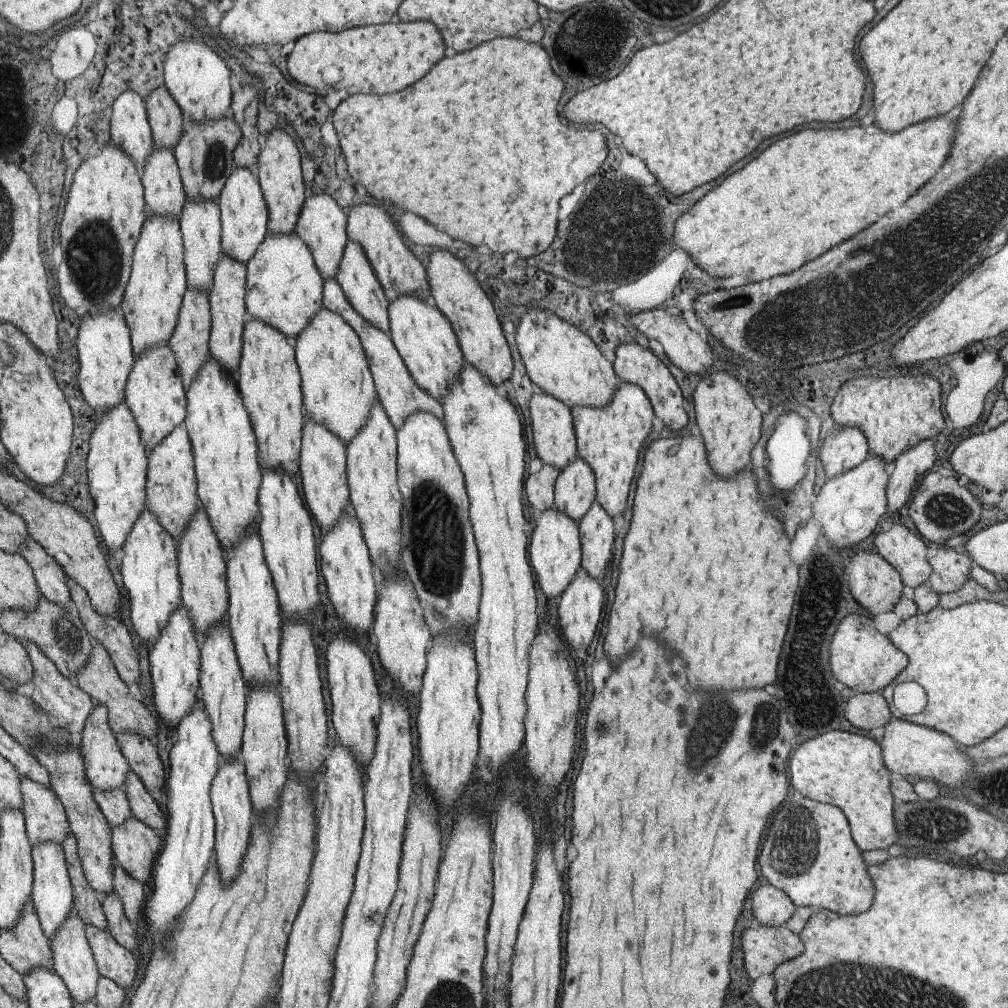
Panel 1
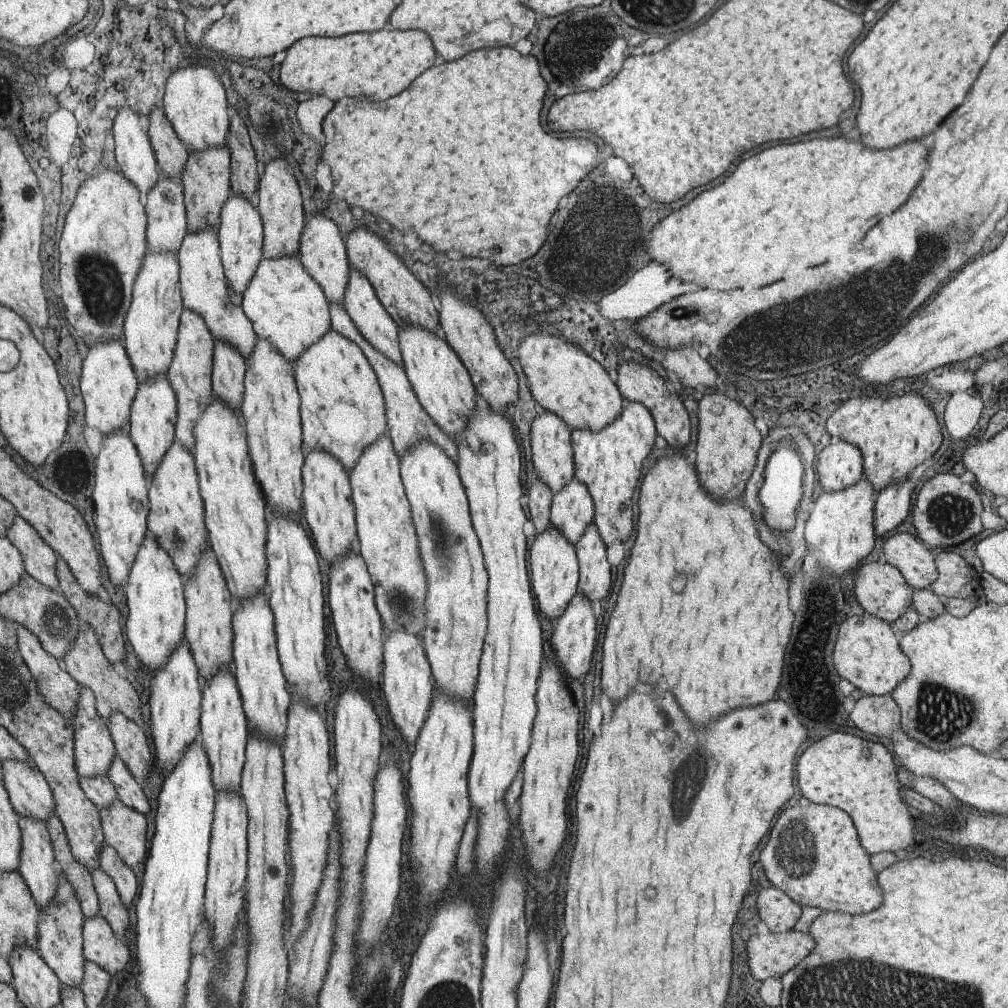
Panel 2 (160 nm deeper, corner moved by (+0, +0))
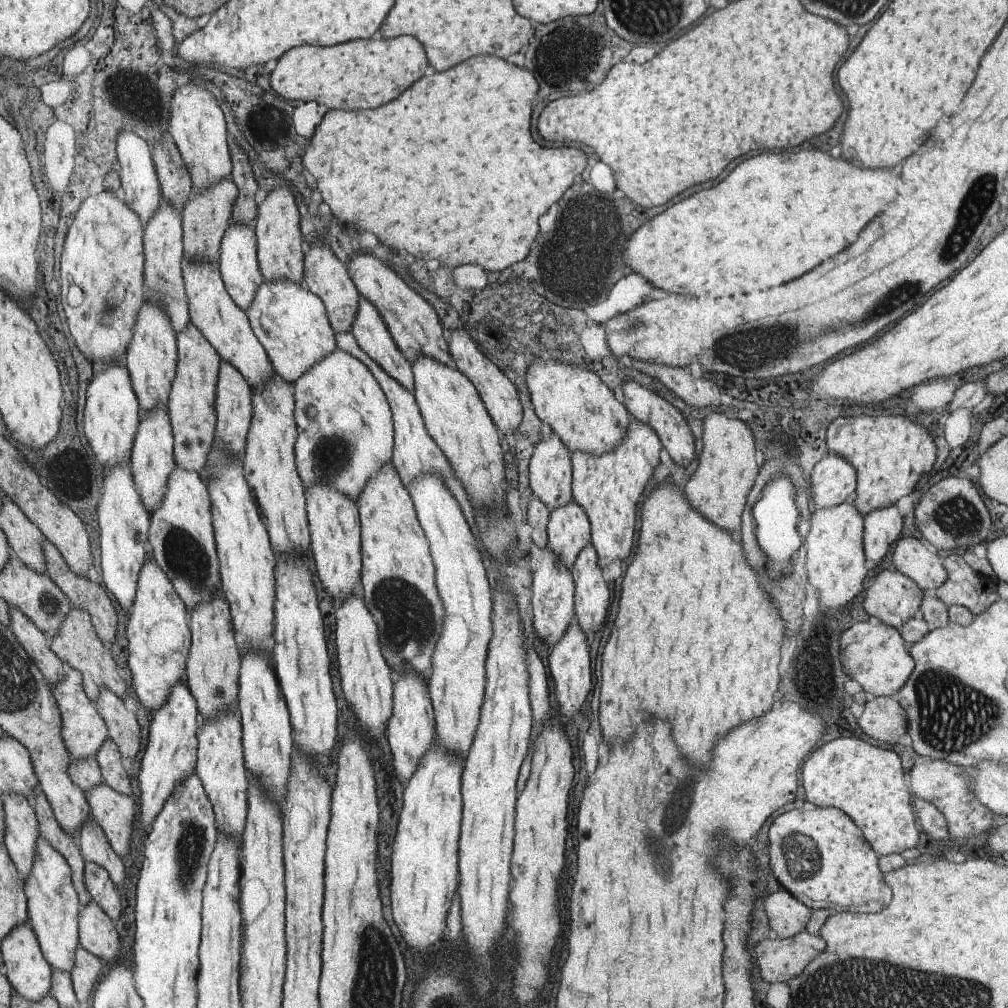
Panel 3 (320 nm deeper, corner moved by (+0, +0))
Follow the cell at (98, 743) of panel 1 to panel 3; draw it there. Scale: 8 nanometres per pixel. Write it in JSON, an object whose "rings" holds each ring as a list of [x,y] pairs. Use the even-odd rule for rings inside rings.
{"rings":[[[69,669],[69,674],[64,679],[50,686],[52,695],[56,700],[62,722],[62,738],[71,757],[75,759],[87,759],[95,756],[105,740],[105,723],[98,710],[95,710],[89,702],[87,694],[81,690],[80,672]]]}

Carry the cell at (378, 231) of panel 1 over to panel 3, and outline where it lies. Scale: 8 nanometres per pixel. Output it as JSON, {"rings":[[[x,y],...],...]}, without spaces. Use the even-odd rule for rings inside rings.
{"rings":[[[357,251],[346,265],[349,278],[357,287],[361,297],[367,299],[380,313],[396,347],[402,352],[405,360],[411,364],[418,357],[431,357],[442,365],[455,369],[452,355],[447,354],[443,332],[433,308],[419,298],[411,288],[407,288],[394,272],[377,262],[373,256]]]}

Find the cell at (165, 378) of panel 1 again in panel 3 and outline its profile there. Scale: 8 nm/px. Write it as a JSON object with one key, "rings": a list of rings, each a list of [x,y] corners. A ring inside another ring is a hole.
{"rings":[[[162,407],[149,413],[140,414],[135,442],[127,464],[131,470],[137,492],[139,492],[140,500],[149,512],[153,512],[160,504],[161,499],[164,498],[164,494],[167,492],[168,476],[176,466],[175,458],[172,456],[173,440],[167,408]]]}

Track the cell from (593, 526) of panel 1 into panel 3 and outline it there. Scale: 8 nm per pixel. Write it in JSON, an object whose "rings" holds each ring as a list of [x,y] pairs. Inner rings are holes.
{"rings":[[[590,542],[581,549],[569,571],[574,584],[575,620],[583,632],[593,632],[597,638],[597,632],[599,632],[603,620],[606,620],[608,613],[608,606],[611,601],[611,587],[610,583],[606,583],[601,577],[601,568],[597,564],[597,555]]]}

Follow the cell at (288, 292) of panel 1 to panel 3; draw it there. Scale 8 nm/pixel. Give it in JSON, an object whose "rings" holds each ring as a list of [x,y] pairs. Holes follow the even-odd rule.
{"rings":[[[263,281],[252,307],[248,310],[248,323],[256,335],[256,339],[264,347],[268,355],[274,374],[280,376],[285,382],[294,382],[304,375],[313,365],[323,360],[336,349],[335,333],[331,332],[331,324],[327,324],[326,308],[322,300],[304,285],[298,285],[295,281]]]}

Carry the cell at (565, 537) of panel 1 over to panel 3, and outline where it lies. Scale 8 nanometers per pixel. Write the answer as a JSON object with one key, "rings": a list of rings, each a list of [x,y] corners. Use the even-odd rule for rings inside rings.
{"rings":[[[541,549],[542,555],[537,570],[532,572],[530,612],[535,638],[549,648],[563,636],[574,615],[574,584],[569,569],[549,549]]]}

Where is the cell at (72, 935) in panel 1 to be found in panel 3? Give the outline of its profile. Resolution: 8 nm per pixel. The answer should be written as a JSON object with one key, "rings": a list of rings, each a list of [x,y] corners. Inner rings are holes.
{"rings":[[[38,836],[36,840],[36,858],[32,866],[31,875],[23,878],[24,895],[27,900],[27,921],[39,941],[40,951],[44,959],[51,965],[52,970],[71,972],[74,964],[75,952],[80,946],[80,912],[84,910],[85,903],[81,902],[80,895],[72,884],[71,869],[68,860],[52,847],[44,838]]]}

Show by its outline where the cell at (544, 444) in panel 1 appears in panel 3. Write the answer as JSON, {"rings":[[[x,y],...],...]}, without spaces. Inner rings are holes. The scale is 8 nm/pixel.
{"rings":[[[551,433],[549,440],[540,440],[535,445],[528,462],[528,487],[549,510],[566,505],[572,500],[570,482],[572,468],[570,452],[561,444],[557,436]]]}

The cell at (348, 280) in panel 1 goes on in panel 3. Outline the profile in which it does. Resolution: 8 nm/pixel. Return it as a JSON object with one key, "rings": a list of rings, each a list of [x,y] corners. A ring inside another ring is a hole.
{"rings":[[[364,297],[359,298],[356,318],[350,332],[363,352],[413,394],[415,381],[412,379],[411,364],[396,347],[377,308]]]}

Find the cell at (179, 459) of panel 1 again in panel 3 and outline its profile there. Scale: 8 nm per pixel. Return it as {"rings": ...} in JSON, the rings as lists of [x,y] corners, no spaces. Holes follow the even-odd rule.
{"rings":[[[173,467],[167,492],[153,511],[149,544],[153,561],[169,576],[185,608],[193,611],[209,601],[220,588],[219,558],[215,558],[215,529],[211,528],[209,493],[195,472]]]}

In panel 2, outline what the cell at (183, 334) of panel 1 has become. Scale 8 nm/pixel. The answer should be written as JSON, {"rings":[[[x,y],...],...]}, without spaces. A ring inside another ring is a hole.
{"rings":[[[183,308],[178,318],[176,343],[166,376],[178,404],[175,440],[189,452],[194,452],[195,437],[192,428],[196,426],[197,419],[200,418],[205,407],[213,400],[211,376],[214,349],[215,338],[209,332],[203,318],[189,309]]]}

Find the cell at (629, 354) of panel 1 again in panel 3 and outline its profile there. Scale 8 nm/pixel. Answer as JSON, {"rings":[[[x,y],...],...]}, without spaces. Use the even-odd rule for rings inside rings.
{"rings":[[[627,381],[622,386],[622,395],[622,404],[626,408],[631,420],[648,425],[657,435],[659,442],[665,448],[671,460],[677,466],[687,466],[693,460],[695,451],[691,431],[689,431],[687,423],[681,417],[681,413],[672,404],[669,404],[669,402],[666,402],[663,398],[660,398],[657,394],[654,394],[635,381]]]}

